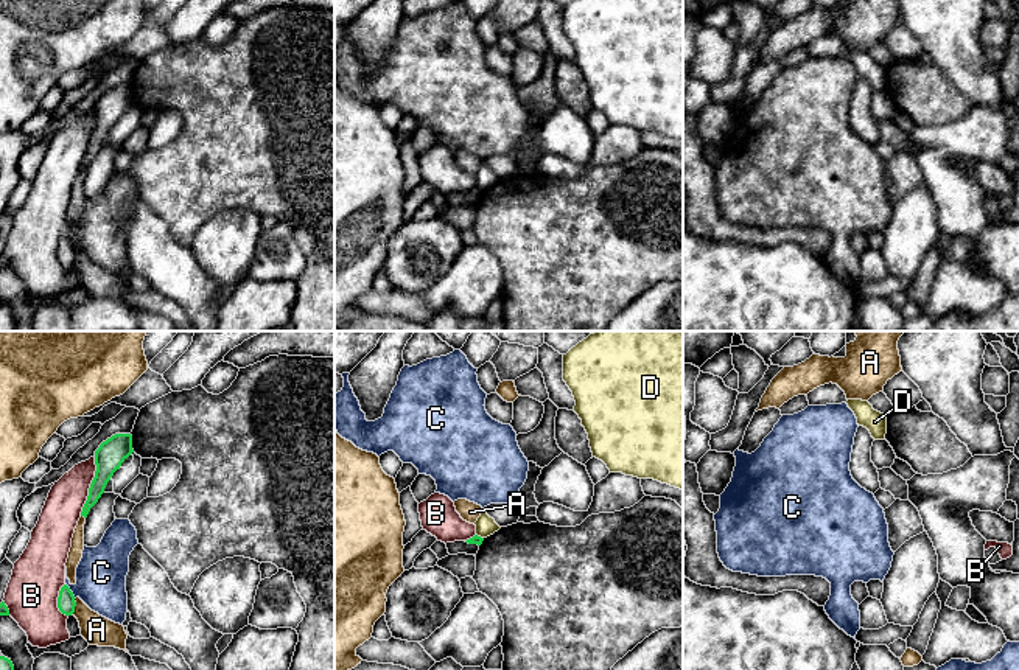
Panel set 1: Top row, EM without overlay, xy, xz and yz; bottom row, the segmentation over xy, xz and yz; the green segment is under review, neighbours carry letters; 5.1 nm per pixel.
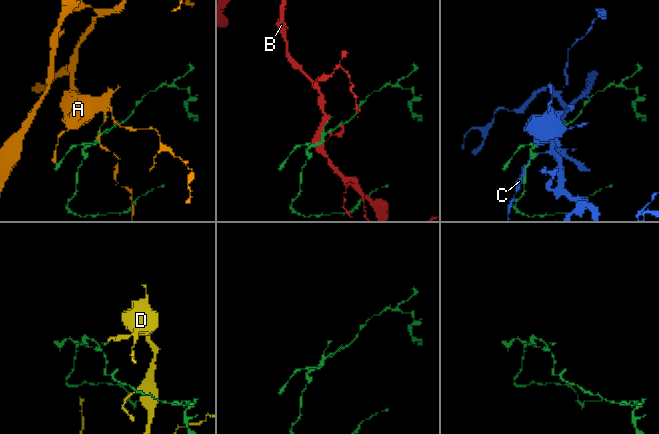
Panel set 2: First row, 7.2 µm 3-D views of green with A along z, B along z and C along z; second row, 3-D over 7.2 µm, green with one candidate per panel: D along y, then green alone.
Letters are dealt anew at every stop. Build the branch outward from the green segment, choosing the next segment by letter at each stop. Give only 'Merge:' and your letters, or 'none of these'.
Merge: none of these

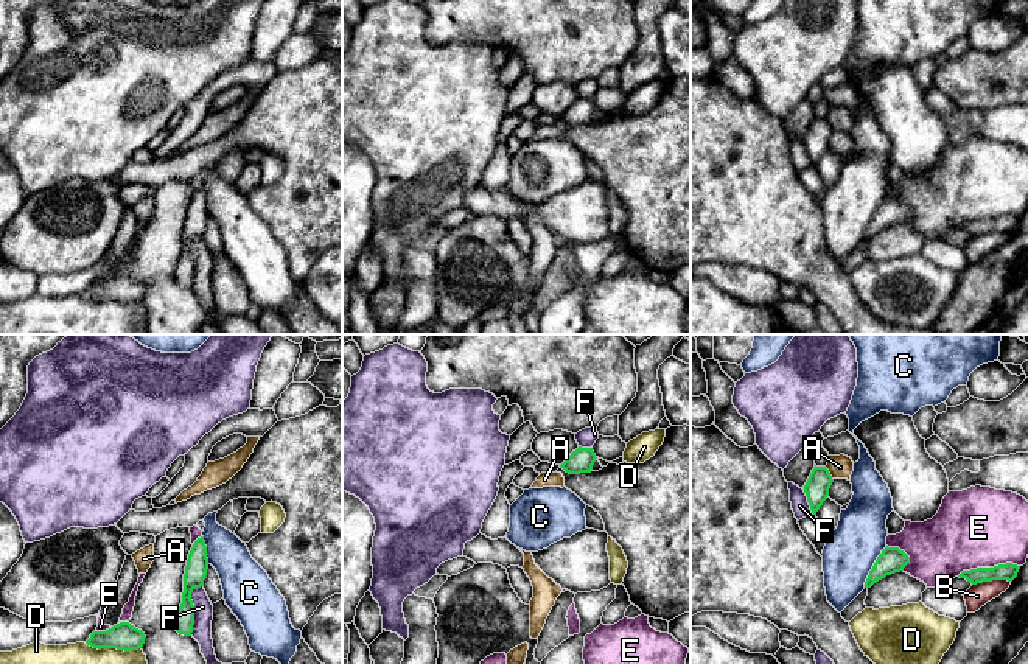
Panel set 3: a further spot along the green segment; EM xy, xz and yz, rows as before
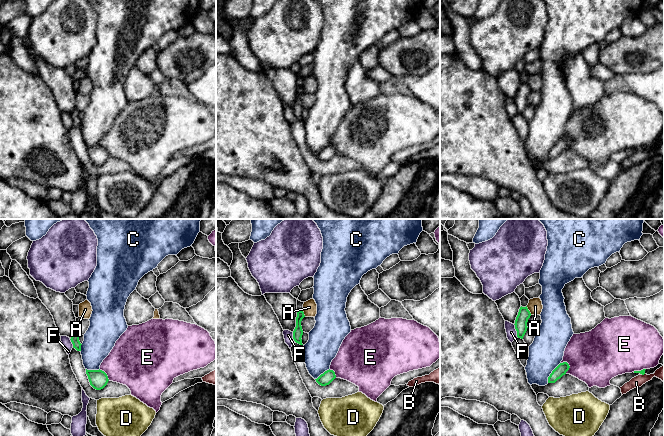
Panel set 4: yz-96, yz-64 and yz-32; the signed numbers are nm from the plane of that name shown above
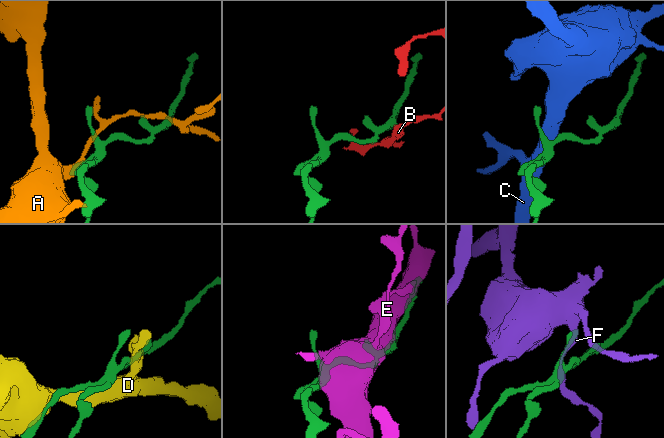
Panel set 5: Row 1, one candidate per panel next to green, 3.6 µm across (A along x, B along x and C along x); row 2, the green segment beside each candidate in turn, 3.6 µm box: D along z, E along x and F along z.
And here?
Merge: none of these

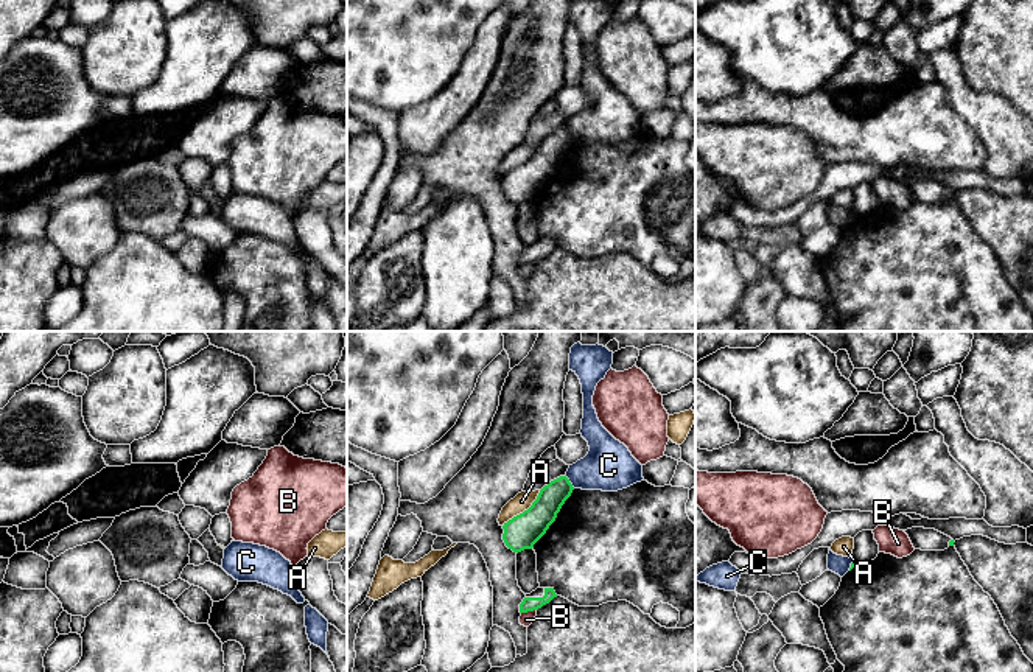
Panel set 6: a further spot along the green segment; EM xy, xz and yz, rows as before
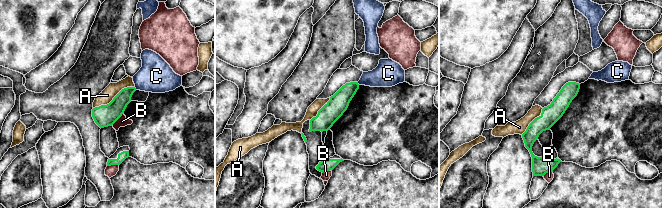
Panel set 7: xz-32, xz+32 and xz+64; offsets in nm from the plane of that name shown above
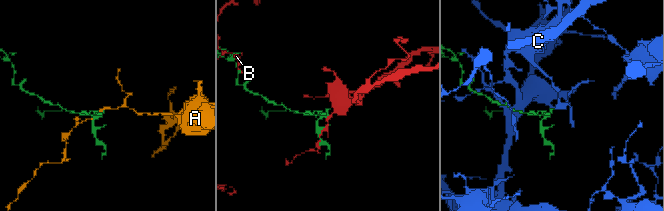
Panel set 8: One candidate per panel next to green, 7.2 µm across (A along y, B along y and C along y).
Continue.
Merge: none of these

